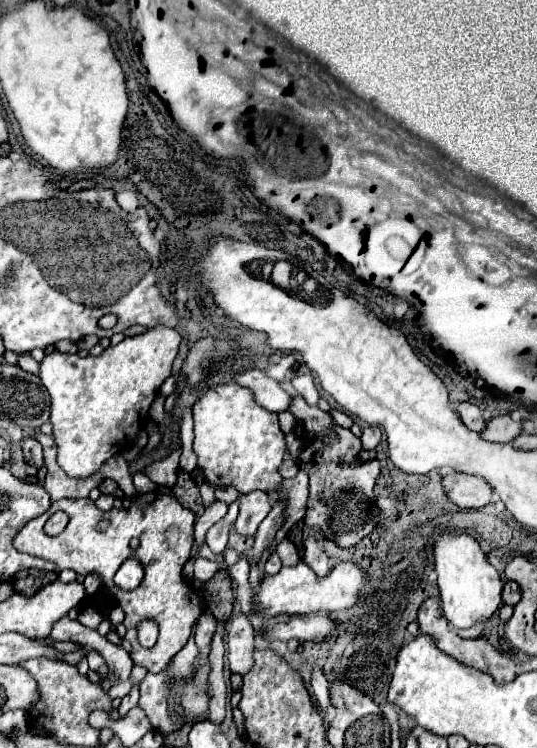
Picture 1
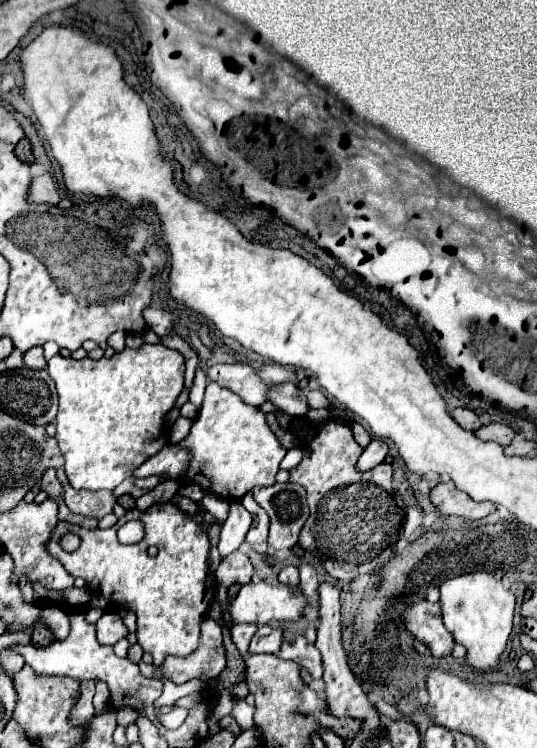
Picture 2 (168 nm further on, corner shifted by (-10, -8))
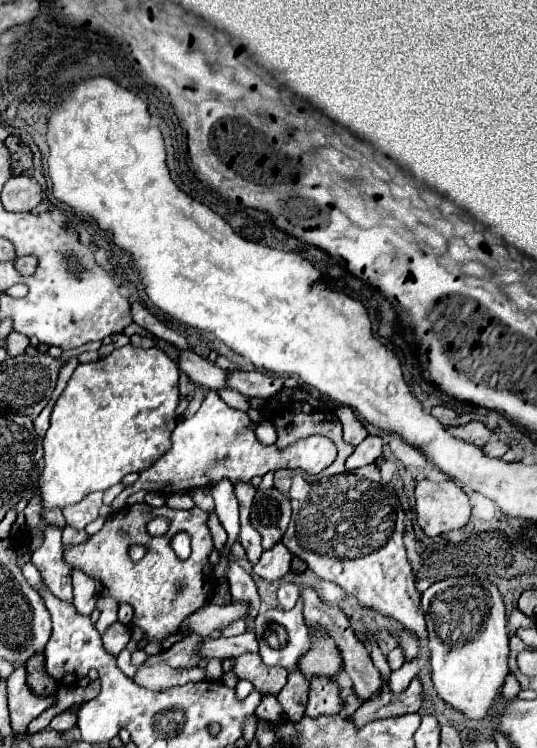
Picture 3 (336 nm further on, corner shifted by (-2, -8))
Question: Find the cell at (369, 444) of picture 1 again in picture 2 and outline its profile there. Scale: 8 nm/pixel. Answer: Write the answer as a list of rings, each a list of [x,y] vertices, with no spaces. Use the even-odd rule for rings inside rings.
[[[371,440],[371,444],[363,450],[363,454],[357,460],[357,470],[365,472],[377,464],[381,464],[387,456],[387,444],[383,440]]]

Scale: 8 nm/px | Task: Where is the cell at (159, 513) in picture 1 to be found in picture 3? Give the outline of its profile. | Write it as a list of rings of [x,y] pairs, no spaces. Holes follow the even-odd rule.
[[[149,504],[127,506],[125,510],[113,512],[107,518],[105,526],[85,544],[65,550],[65,560],[73,568],[79,568],[89,578],[93,578],[105,596],[111,596],[117,602],[131,604],[135,610],[133,626],[143,628],[147,640],[161,642],[163,638],[175,634],[179,622],[183,622],[187,614],[199,610],[209,600],[213,590],[212,565],[209,564],[213,540],[207,520],[209,512],[203,512],[197,506],[191,510],[173,510],[169,506],[153,508]],[[157,516],[169,520],[169,530],[163,536],[151,536],[149,532],[145,532],[147,522]],[[177,532],[187,532],[191,538],[193,552],[185,562],[179,560],[171,548],[171,538]],[[135,544],[145,546],[147,550],[139,562],[133,562],[129,558],[129,548]]]

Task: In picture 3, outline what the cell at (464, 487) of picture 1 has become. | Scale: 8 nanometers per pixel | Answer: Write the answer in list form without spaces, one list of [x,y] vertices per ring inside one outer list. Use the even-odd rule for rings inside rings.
[[[421,480],[415,486],[415,504],[417,522],[429,538],[463,528],[471,516],[471,504],[467,494],[451,480]]]

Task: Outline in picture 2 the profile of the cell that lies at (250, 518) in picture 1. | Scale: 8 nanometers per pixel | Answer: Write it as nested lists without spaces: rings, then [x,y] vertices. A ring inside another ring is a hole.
[[[245,494],[241,504],[251,512],[253,516],[253,524],[251,524],[251,530],[247,532],[247,542],[251,544],[253,550],[261,552],[261,554],[267,554],[267,532],[269,532],[269,516],[267,512],[251,498],[251,494]]]

